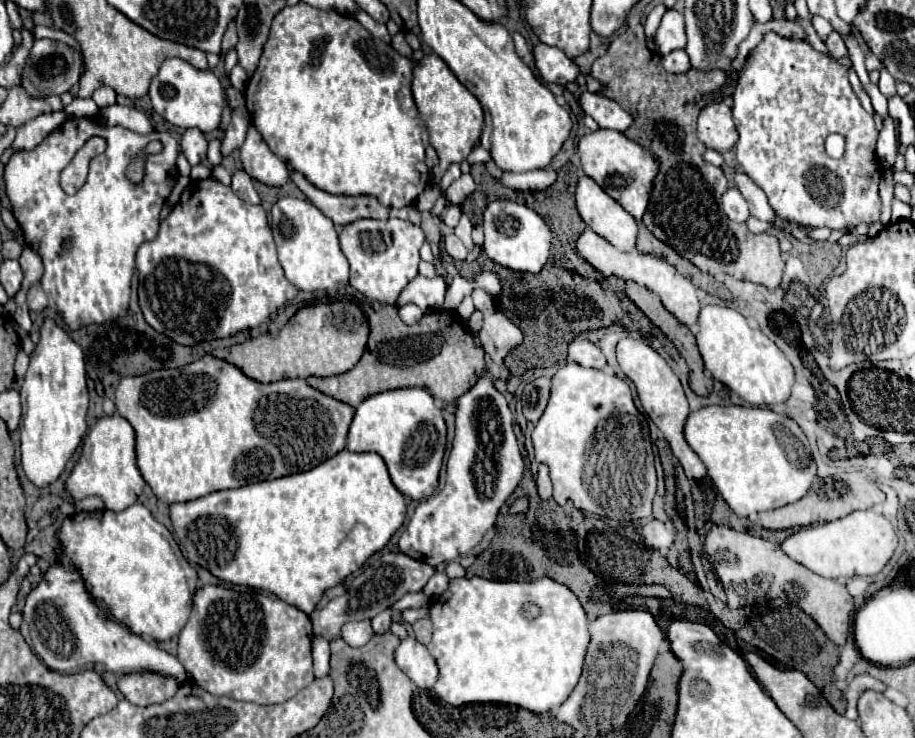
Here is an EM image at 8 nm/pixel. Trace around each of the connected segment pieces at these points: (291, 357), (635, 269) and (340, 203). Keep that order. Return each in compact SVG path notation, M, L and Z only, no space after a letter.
M337 300L329 304L311 304L295 312L295 316L277 332L247 338L229 348L215 350L215 356L231 360L243 368L247 376L259 382L275 382L283 378L307 376L335 376L351 370L365 352L369 340L369 322L363 310L351 300Z
M587 228L579 240L577 240L577 252L595 268L599 270L603 276L619 276L623 280L633 280L639 286L651 288L663 302L663 306L683 324L693 326L697 322L697 314L701 308L701 302L697 298L697 288L691 284L691 280L687 280L685 276L681 276L675 266L667 264L663 258L657 258L653 254L641 254L637 250L633 252L621 252L615 246L611 246L603 236L599 236L597 232L593 232L591 228Z
M291 170L291 180L295 186L335 224L345 226L361 218L389 218L389 208L381 206L381 202L373 196L337 196L313 186L303 174Z

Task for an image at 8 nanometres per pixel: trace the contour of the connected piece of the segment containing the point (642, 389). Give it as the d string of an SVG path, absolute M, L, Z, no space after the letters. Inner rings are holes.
M625 336L619 340L617 362L619 362L621 370L625 372L625 376L635 384L643 410L649 414L649 418L655 422L655 426L665 434L665 438L667 438L673 454L681 462L687 478L703 478L707 474L705 464L701 462L701 458L691 450L691 446L683 438L683 424L689 414L689 404L687 404L685 392L681 388L679 378L675 376L675 372L649 344L645 344L643 340L631 338L631 336Z

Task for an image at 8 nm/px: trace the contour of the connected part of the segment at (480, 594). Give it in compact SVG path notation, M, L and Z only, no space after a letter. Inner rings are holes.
M479 576L453 578L453 580L449 580L449 588L431 604L431 622L433 622L433 638L427 648L439 666L439 676L433 686L433 694L451 706L461 706L461 704L469 704L469 702L501 702L501 704L515 704L515 706L527 708L535 714L545 714L545 712L559 708L563 704L563 700L567 700L567 696L573 692L575 684L579 682L583 660L585 660L585 650L589 644L587 616L579 604L577 596L567 586L555 582L547 576L537 578L533 582L499 582L499 580L487 580L487 578L479 578Z

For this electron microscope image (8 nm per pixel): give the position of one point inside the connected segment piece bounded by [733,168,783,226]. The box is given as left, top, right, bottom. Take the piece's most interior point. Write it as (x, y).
(755, 197)

